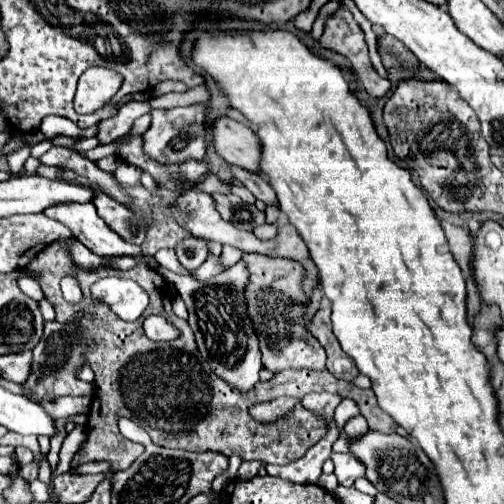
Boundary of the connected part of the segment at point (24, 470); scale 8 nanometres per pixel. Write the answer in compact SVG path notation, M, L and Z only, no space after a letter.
M34 459L29 465L23 465L19 470L19 475L31 483L38 478L39 461Z

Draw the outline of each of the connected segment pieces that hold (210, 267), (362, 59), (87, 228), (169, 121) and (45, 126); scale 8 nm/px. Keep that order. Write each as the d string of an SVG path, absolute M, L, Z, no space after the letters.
M210 255L196 271L194 271L194 277L198 279L198 281L204 281L204 279L210 279L210 277L214 277L216 273L220 273L222 269L220 269L220 263L218 263L218 257L216 255Z
M340 7L326 21L320 45L344 55L372 97L382 97L388 93L390 81L380 77L372 67L368 47L364 41L364 31L358 27L358 23L346 7Z
M58 203L44 211L44 215L66 225L72 235L100 257L140 255L140 247L122 241L96 213L92 203Z
M192 105L192 107L176 107L176 109L154 109L152 111L152 125L150 129L142 135L142 149L144 153L160 163L160 165L170 165L170 163L184 163L188 159L202 161L206 153L206 143L204 143L204 133L206 125L210 123L210 117L204 113L204 105Z
M48 115L46 119L42 119L40 131L46 135L46 139L52 139L54 135L68 135L68 137L80 137L80 135L94 135L96 127L90 129L80 129L74 123L70 123L64 117L56 117L56 115Z

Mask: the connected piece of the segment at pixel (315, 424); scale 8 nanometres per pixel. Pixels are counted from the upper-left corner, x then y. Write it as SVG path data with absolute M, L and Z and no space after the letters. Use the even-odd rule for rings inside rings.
M52 243L52 245L48 245L48 247L44 247L44 249L42 249L42 251L40 251L40 253L38 253L38 255L36 255L36 257L34 257L34 259L32 259L30 263L28 263L28 267L26 267L26 271L30 271L30 273L34 273L34 279L36 279L38 283L40 283L40 287L42 287L42 291L44 291L44 297L46 297L46 299L48 299L48 301L50 301L50 303L54 305L54 309L56 309L56 319L58 319L60 323L66 323L66 321L72 321L72 319L74 319L74 315L76 315L78 311L82 311L82 309L84 309L84 313L86 313L86 315L84 315L84 319L80 321L80 325L82 325L82 329L84 329L84 331L88 333L88 337L90 337L90 341L92 341L92 349L90 349L90 351L88 351L88 355L86 355L86 363L88 363L88 365L92 367L92 371L94 371L94 375L96 375L96 379L94 379L94 383L96 383L96 395L92 397L92 405L90 405L90 413L88 413L88 423L86 423L86 431L88 431L88 435L86 435L86 441L84 441L84 447L82 447L82 449L80 449L80 451L78 451L78 453L74 455L74 459L72 459L72 467L70 467L70 473L72 473L72 471L76 471L76 467L80 467L80 465L84 465L84 463L90 463L90 461L106 461L106 463L110 463L110 467L112 467L112 471L122 471L122 469L126 469L126 467L130 467L130 465L132 465L132 461L134 461L134 459L138 459L138 457L140 457L140 455L144 453L144 447L142 447L142 445L138 445L138 443L132 443L132 441L128 441L128 439L124 439L124 437L120 435L120 431L118 431L118 419L120 419L120 417L128 417L128 419L132 419L132 421L144 421L144 429L148 431L148 435L150 435L150 439L152 439L152 443L154 443L154 445L160 445L160 447L170 447L170 449L184 449L184 451L208 451L208 449L210 449L210 451L220 451L220 453L224 453L226 457L230 457L230 455L238 455L238 457L242 457L242 459L258 459L258 461L262 461L262 463L276 463L276 465L286 465L286 463L292 463L292 461L296 461L296 459L300 459L300 457L304 455L304 451L308 451L308 447L312 447L312 445L314 445L316 441L320 441L320 439L322 439L322 437L326 435L326 431L328 431L328 423L326 423L326 421L320 421L320 415L316 415L316 413L312 413L312 411L308 411L308 409L306 409L306 407L304 407L302 403L298 403L298 405L296 405L296 407L294 407L292 411L288 411L288 413L284 415L284 417L292 417L292 425L296 427L296 431L288 435L288 431L282 431L282 423L280 423L280 421L274 421L274 423L260 423L260 421L256 421L256 419L252 419L252 415L248 413L248 405L256 405L256 403L264 403L264 401L272 401L272 399L276 399L276 397L294 397L294 399L298 399L298 401L300 401L300 399L302 399L304 395L308 395L308 393L322 393L322 391L328 391L328 393L338 393L340 397L350 397L350 399L354 399L354 401L356 401L356 405L360 407L360 413L362 413L362 415L366 417L366 421L368 421L368 427L370 427L372 431L380 431L380 433L394 433L394 425L396 425L396 423L394 423L394 419L392 419L390 415L386 415L386 413L382 415L382 411L380 411L380 407L378 407L378 403L376 403L376 395L374 395L374 391L372 391L372 389L368 389L368 391L366 391L366 389L360 389L360 387L356 387L354 383L348 383L348 381L340 381L340 379L336 379L336 377L334 377L332 373L328 373L326 369L324 369L324 371L308 371L308 369L300 369L300 371L280 371L280 373L276 373L276 375L274 375L274 377L272 377L272 379L270 379L268 383L258 383L258 385L256 385L256 387L254 387L252 391L248 391L248 395L240 395L240 393L236 393L236 389L232 389L232 387L228 387L228 385L226 385L226 383L224 383L224 381L222 381L220 377L216 377L216 375L212 373L212 369L210 369L210 365L208 365L208 363L206 363L206 361L204 361L204 359L200 357L200 353L198 353L198 347L196 347L196 343L194 343L194 335L192 335L192 329L190 329L190 325L188 325L188 323L186 323L184 319L178 319L178 317L174 315L174 311L172 311L172 297L170 297L170 291L168 291L168 285L166 285L166 281L164 281L164 279L162 279L162 277L160 277L160 275L156 273L156 285L154 285L154 271L152 271L150 267L134 267L134 269L130 269L130 271L128 271L126 275L124 275L122 271L114 271L114 269L100 269L100 271L92 271L92 273L84 273L84 271L78 271L78 269L74 267L74 263L72 263L72 259L68 259L68 255L64 255L64 251L60 251L60 247L56 247L56 243ZM66 273L68 273L70 277L76 277L76 279L78 279L78 283L82 285L82 291L84 291L84 301L80 301L80 303L76 303L76 305L72 305L72 303L66 303L66 301L64 301L64 297L62 297L62 293L60 293L60 281L62 281L62 279L66 277ZM110 275L124 275L124 277L128 277L128 279L134 279L134 281L138 281L138 283L140 283L140 287L142 287L142 289L144 289L144 291L146 291L146 293L150 295L150 307L148 307L148 309L146 309L146 311L144 311L144 313L142 313L142 315L140 315L140 317L138 317L136 321L132 321L132 323L128 323L128 321L122 321L122 319L120 319L120 317L118 317L116 313L112 313L112 311L110 311L108 307L104 307L102 303L96 303L96 301L90 301L90 291L88 291L88 287L90 287L90 285L92 285L94 281L98 281L98 279L102 279L102 277L110 277ZM148 315L162 315L162 317L164 317L164 319L166 319L168 323L172 323L172 325L174 325L174 327L176 327L176 329L180 331L180 337L178 337L178 339L174 339L174 341L150 341L150 339L146 339L146 337L144 337L144 331L142 331L142 321L144 321L144 319L146 319Z

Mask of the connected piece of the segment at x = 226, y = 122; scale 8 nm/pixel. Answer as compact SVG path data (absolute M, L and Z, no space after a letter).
M218 117L210 125L210 131L214 149L224 161L246 167L248 171L258 171L260 143L248 125L230 117Z

